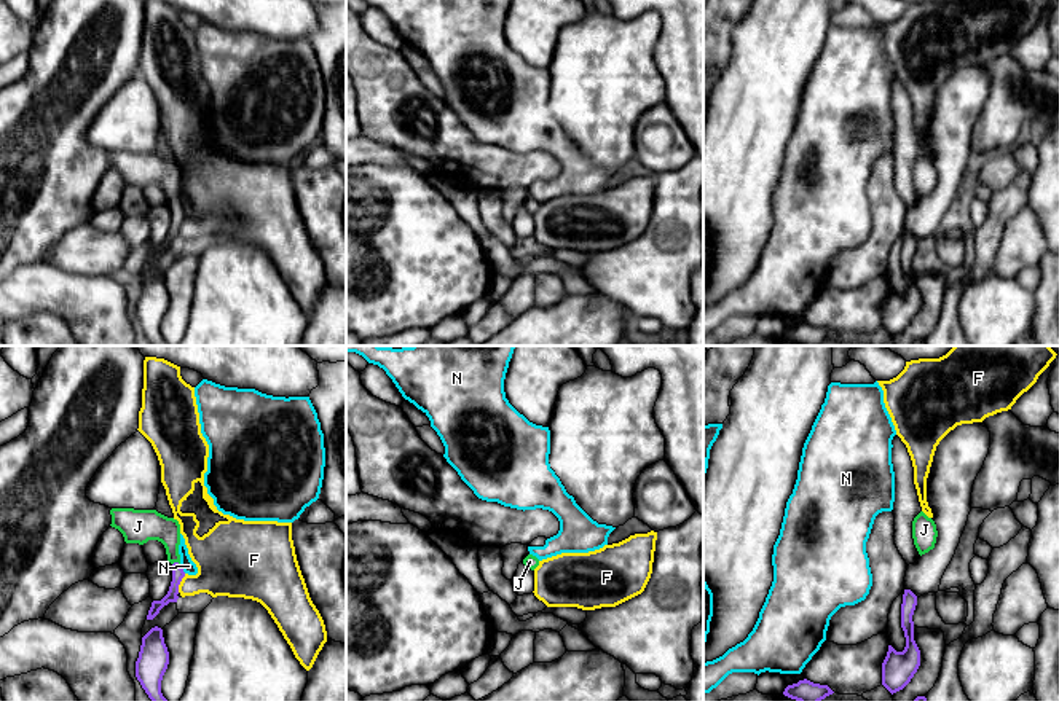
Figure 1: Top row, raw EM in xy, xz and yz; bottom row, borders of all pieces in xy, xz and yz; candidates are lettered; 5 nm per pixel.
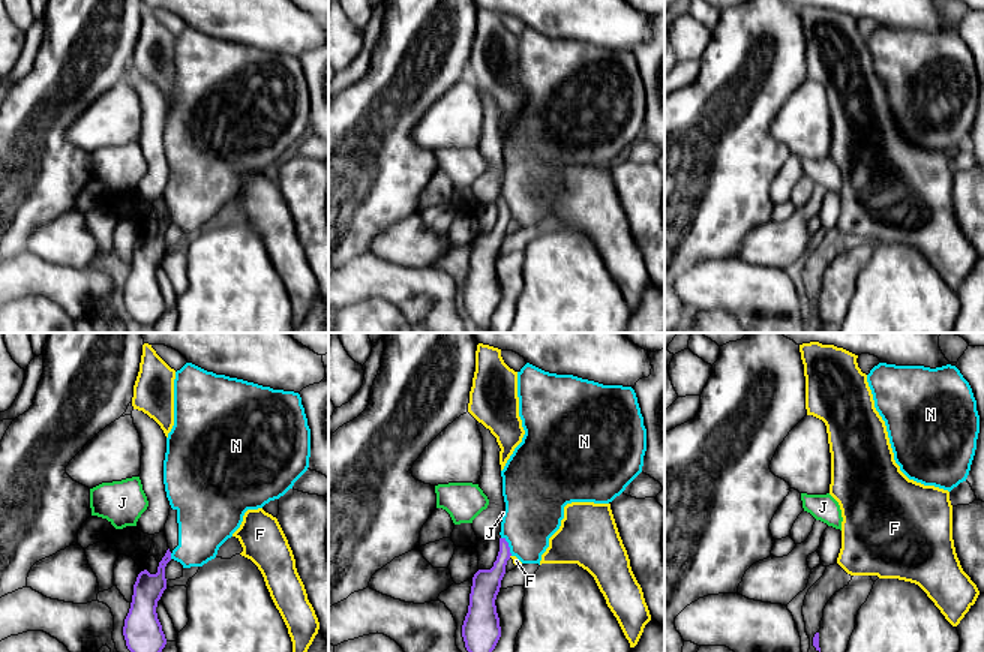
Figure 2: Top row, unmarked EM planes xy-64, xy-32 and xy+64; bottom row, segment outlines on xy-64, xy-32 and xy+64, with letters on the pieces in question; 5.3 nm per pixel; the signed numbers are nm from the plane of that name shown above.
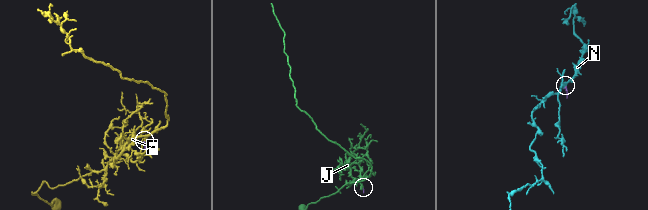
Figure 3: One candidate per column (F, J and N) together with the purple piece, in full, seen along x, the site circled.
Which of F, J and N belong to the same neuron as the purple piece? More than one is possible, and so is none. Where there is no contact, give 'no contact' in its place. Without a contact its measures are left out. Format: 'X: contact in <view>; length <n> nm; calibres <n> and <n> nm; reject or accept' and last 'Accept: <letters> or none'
F: contact in xy; length 100 nm; calibres 60 and 280 nm; reject
J: contact in xy; length 40 nm; calibres 60 and 160 nm; accept
N: contact in xy; length 60 nm; calibres 60 and 70 nm; reject
Accept: J

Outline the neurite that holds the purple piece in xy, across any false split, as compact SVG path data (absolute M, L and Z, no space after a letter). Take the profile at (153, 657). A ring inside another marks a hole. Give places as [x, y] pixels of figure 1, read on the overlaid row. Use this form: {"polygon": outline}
{"polygon": "M155 626L144 637L136 661L136 677L152 701L167 701L161 693L161 680L169 664L169 652L163 629Z"}

